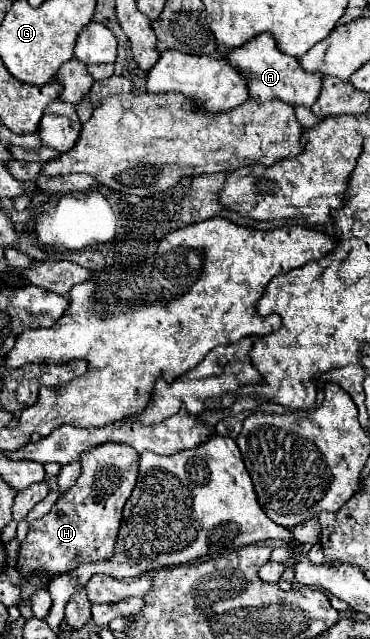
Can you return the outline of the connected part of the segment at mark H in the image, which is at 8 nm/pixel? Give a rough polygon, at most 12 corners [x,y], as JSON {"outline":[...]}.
{"outline":[[138,453],[80,457],[82,475],[20,543],[20,577],[114,557]]}

